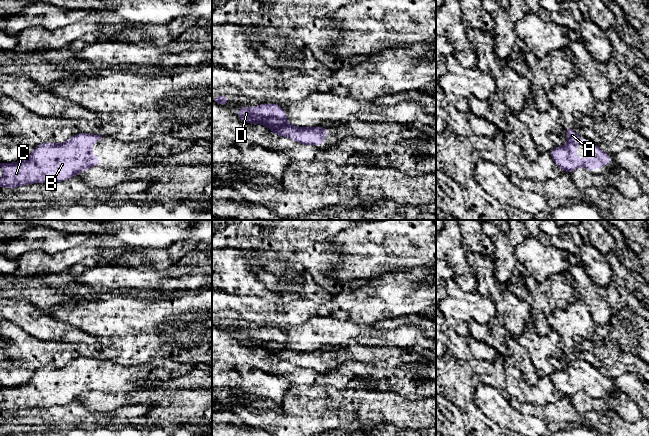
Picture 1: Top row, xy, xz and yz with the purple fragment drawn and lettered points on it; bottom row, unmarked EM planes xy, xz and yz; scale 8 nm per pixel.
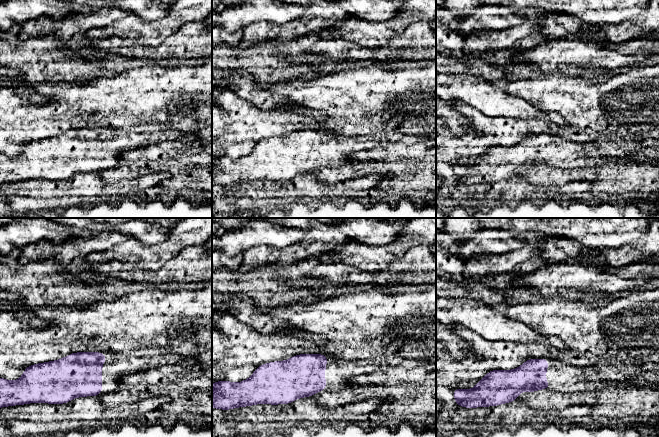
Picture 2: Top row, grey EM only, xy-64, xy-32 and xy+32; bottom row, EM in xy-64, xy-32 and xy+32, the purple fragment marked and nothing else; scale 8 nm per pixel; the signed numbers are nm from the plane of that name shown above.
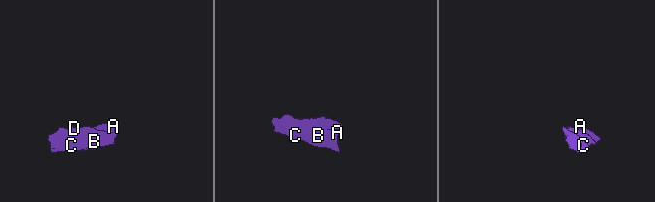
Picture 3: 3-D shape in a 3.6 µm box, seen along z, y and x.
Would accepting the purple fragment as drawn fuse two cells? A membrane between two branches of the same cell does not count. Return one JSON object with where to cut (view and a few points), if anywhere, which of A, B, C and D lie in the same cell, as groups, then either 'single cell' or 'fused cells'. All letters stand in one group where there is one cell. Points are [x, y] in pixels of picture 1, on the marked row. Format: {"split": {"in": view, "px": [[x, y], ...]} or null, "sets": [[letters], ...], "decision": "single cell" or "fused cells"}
{"split": null, "sets": [["A", "B", "C", "D"]], "decision": "single cell"}

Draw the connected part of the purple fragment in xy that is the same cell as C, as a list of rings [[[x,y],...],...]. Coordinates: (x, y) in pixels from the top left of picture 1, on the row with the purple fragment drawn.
[[[79,133],[71,136],[65,143],[56,144],[46,142],[35,147],[31,155],[22,161],[12,163],[0,163],[3,177],[0,179],[0,187],[12,189],[22,185],[33,183],[63,182],[77,176],[82,171],[87,171],[93,166],[100,166],[101,160],[92,155],[93,144],[101,139],[101,135]]]

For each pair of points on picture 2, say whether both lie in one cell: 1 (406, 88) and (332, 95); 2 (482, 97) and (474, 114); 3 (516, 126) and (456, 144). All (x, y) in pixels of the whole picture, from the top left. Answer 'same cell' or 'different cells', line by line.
1: same cell
2: different cells
3: same cell

